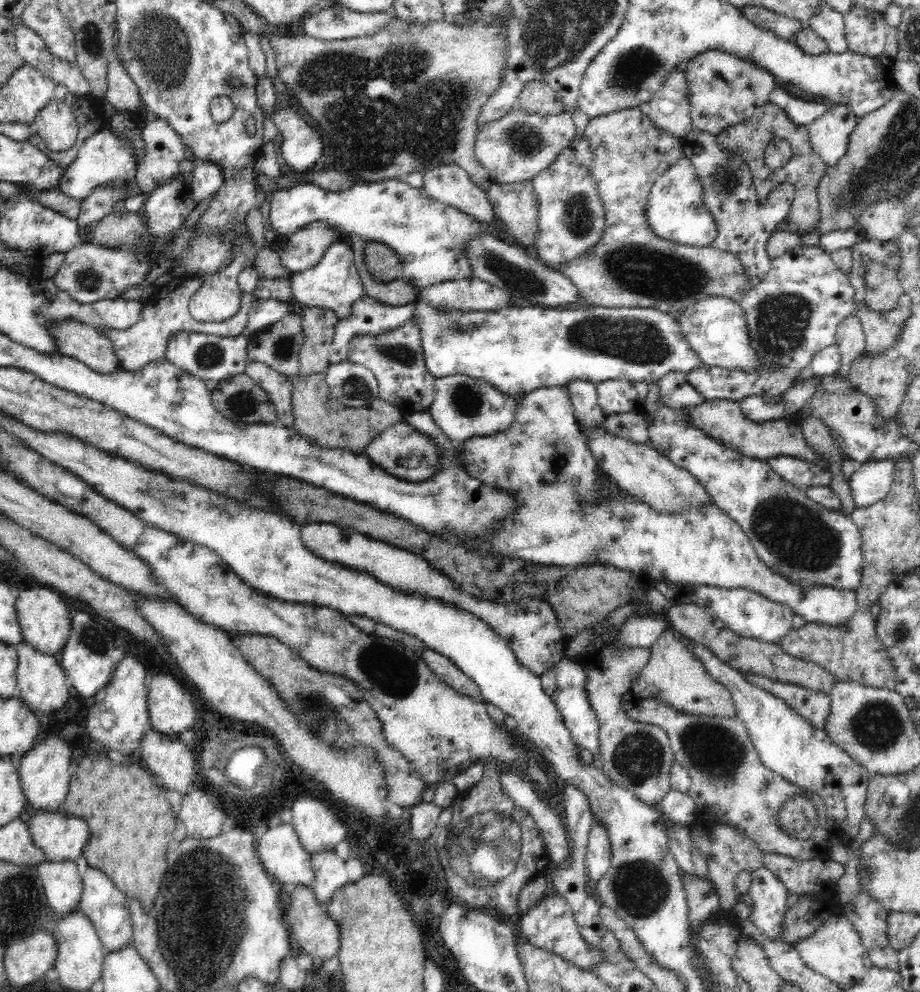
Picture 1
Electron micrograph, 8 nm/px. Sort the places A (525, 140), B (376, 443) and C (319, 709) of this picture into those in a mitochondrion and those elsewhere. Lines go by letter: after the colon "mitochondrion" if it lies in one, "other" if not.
A: mitochondrion
B: other
C: mitochondrion

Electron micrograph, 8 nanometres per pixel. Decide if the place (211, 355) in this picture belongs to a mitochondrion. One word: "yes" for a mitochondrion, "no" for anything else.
yes

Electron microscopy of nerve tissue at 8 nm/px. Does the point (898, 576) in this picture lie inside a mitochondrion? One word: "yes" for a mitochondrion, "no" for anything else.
no

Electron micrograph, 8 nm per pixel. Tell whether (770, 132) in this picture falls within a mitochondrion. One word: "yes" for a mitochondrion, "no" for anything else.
no

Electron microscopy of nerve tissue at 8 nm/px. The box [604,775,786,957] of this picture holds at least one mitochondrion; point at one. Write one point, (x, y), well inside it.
(641, 890)

